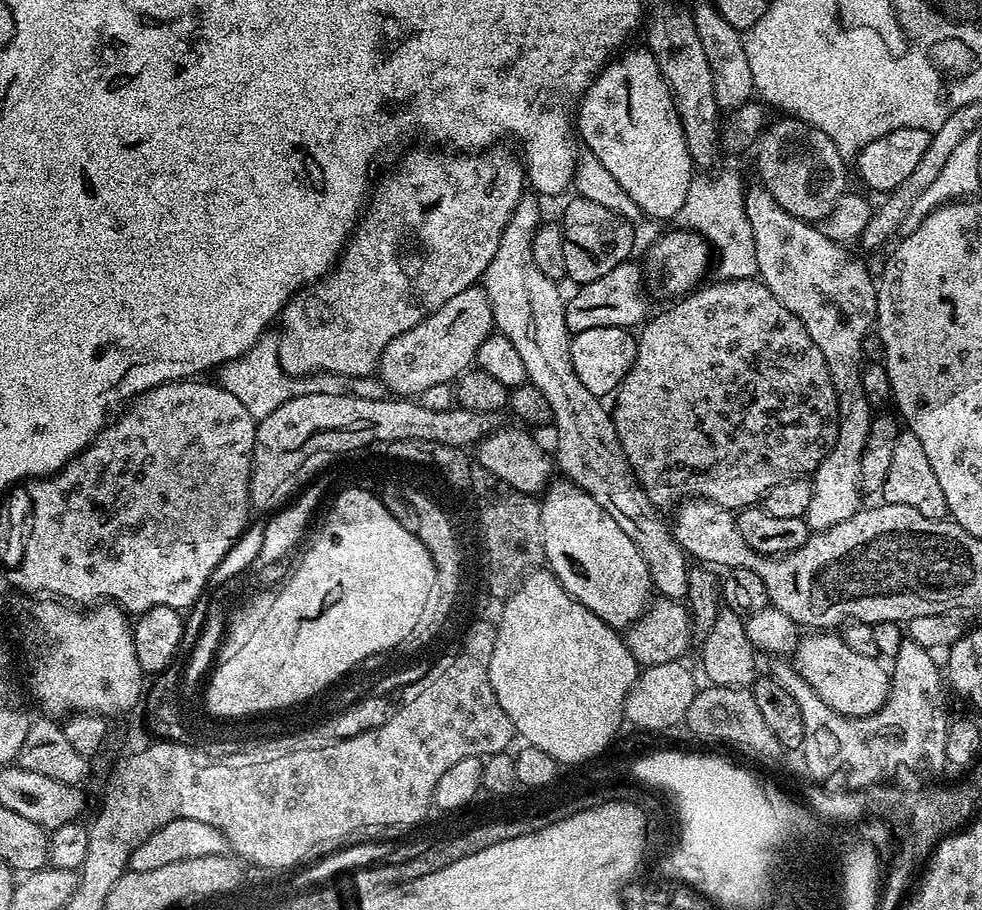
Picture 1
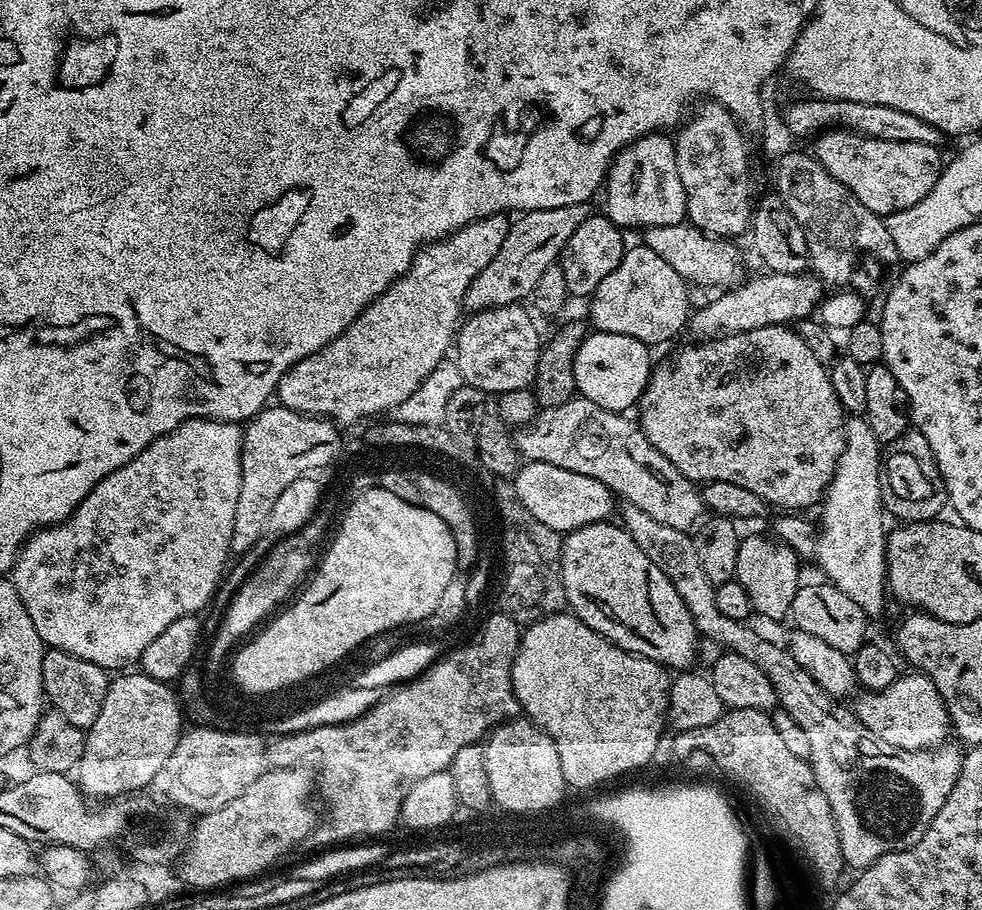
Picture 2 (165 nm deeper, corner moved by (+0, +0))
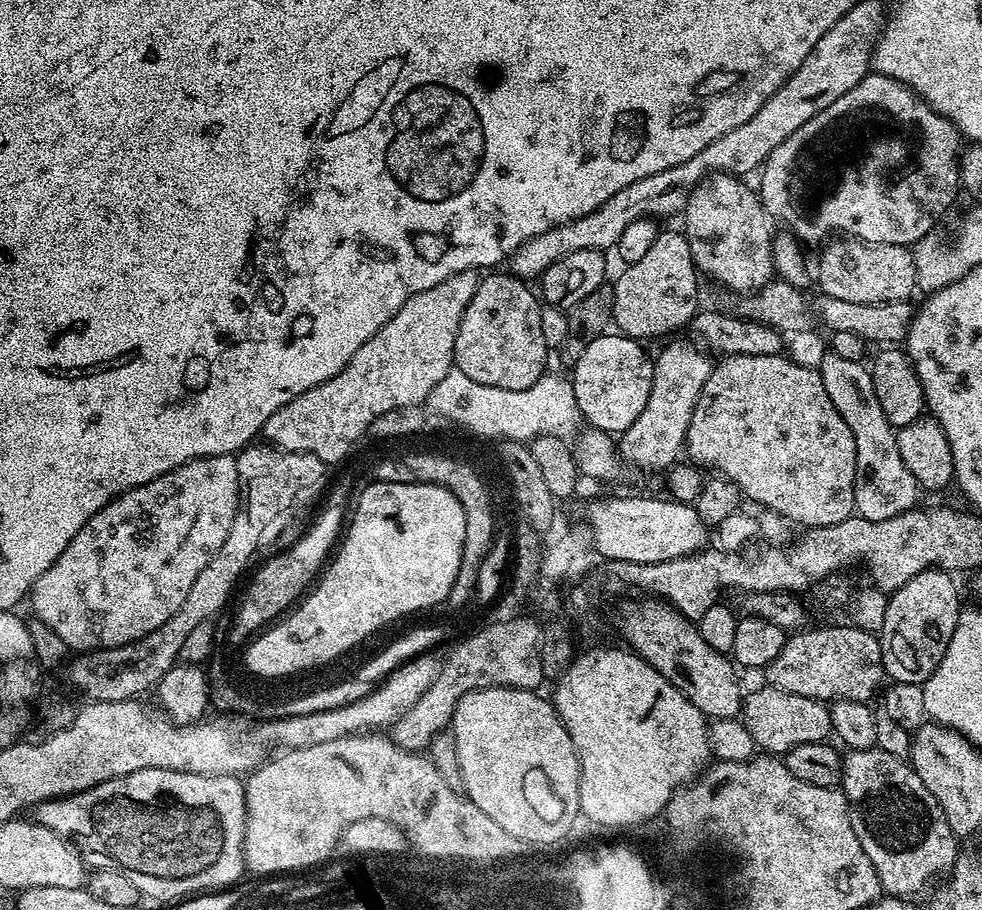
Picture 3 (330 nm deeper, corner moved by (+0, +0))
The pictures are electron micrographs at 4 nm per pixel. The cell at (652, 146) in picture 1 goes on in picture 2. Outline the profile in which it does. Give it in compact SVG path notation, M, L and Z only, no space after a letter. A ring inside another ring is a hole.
M660 132L638 138L626 145L612 160L606 183L602 188L606 215L617 228L657 228L674 226L686 220L686 190L682 190L682 178L678 178L676 145L673 137Z

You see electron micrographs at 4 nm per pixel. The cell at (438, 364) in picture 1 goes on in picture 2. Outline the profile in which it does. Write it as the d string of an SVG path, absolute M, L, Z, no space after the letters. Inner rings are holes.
M588 204L543 208L517 215L509 223L506 238L502 238L502 246L498 246L498 254L494 254L486 270L479 272L474 282L470 282L470 290L464 295L464 308L474 313L484 308L520 304L523 296L531 297L538 286L538 278L559 261L570 234L574 234L589 215Z

